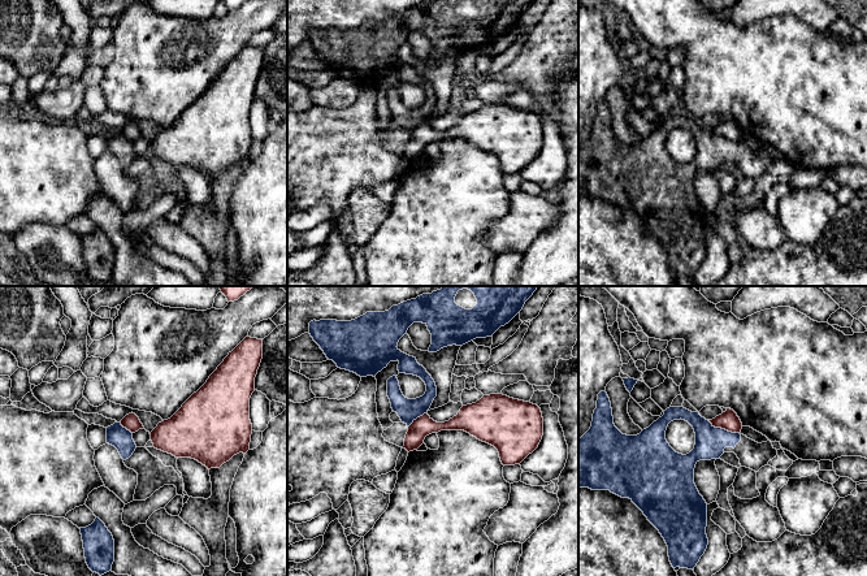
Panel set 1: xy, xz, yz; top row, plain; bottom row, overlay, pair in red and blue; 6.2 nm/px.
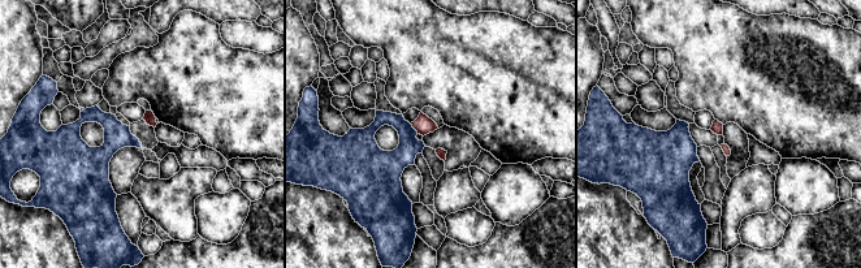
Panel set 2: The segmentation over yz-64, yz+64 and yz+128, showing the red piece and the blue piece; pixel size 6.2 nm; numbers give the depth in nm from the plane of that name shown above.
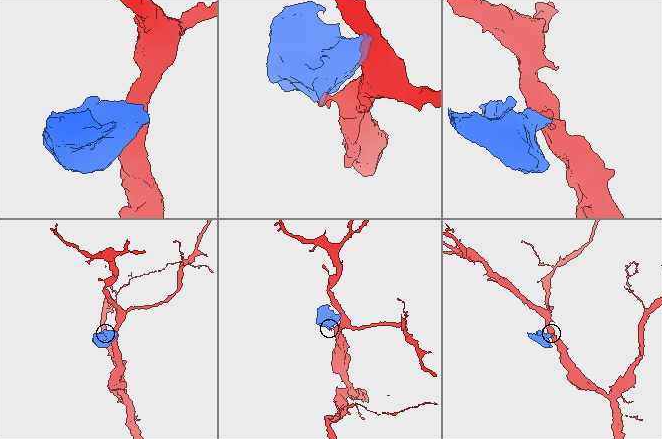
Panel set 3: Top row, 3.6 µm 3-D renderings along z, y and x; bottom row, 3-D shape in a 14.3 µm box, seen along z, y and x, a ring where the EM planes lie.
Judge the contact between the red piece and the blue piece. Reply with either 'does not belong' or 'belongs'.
does not belong

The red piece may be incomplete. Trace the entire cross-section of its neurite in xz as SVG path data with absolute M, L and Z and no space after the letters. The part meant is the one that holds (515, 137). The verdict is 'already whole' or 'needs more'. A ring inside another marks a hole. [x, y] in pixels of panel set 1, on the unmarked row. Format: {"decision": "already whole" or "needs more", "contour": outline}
{"decision": "already whole", "contour": "M503 103L484 104L476 112L463 114L448 130L437 131L428 122L417 126L408 135L403 157L417 159L426 144L441 139L464 139L494 155L503 174L515 174L538 156L543 126L541 117L530 111Z"}

